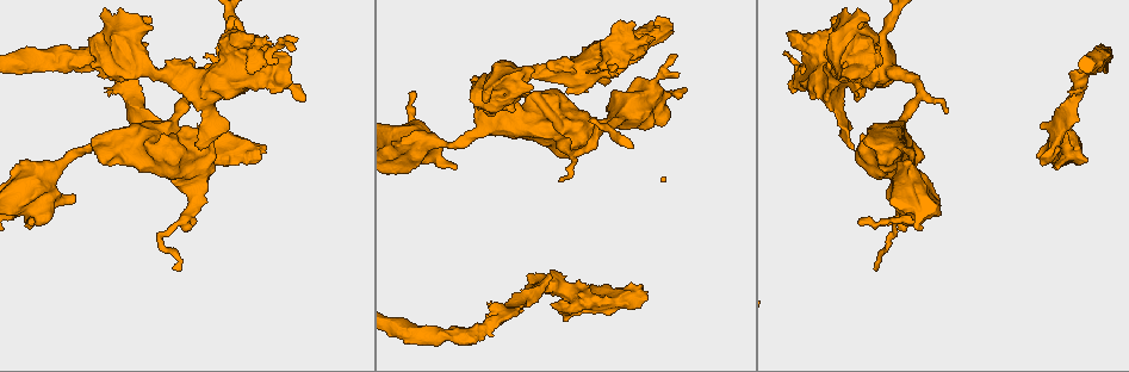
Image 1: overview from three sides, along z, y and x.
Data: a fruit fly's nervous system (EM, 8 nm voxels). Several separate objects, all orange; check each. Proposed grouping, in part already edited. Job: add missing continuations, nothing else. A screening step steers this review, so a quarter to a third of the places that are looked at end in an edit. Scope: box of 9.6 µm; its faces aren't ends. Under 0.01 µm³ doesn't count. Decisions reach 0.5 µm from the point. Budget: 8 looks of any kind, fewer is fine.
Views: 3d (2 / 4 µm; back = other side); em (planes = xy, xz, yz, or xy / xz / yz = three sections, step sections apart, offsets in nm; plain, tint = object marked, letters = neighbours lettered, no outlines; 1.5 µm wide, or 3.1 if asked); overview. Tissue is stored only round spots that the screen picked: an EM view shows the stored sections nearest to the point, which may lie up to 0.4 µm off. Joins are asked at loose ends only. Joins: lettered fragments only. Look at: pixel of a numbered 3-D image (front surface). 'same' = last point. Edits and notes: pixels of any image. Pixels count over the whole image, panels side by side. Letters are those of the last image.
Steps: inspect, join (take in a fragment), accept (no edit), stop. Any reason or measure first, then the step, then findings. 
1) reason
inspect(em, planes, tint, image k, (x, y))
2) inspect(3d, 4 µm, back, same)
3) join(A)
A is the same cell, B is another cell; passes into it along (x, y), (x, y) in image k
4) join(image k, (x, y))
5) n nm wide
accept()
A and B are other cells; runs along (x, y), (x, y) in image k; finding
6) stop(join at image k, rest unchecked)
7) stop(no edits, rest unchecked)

branch stops here
inspect(em, planes, letters, image 1, (72, 198))

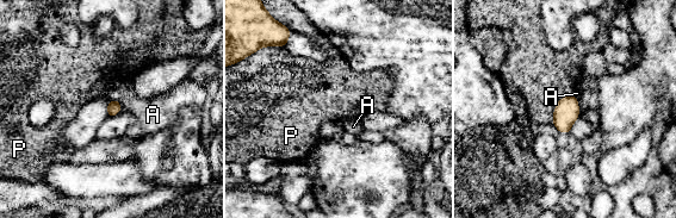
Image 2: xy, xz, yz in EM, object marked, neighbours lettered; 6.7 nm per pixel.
accept()
A and P are other cells; no lettered fragment goes on from it

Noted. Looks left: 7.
an open end
inspect(em, xz, step 4, letters, image 1, (1045, 154))

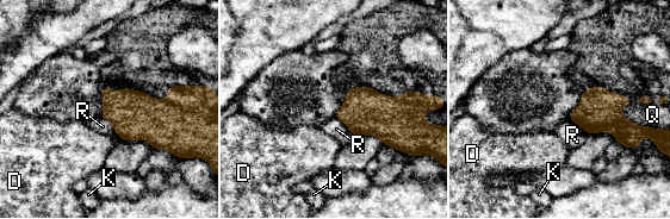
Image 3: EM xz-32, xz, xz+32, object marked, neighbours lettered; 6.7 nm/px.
accept()
D, K, Q and R are other cells; border along (101, 118), (111, 123), (121, 139) in image 3; no lettered fragment goes on from it

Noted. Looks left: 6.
inspect(3d, 2 µm, image 1, (174, 267))

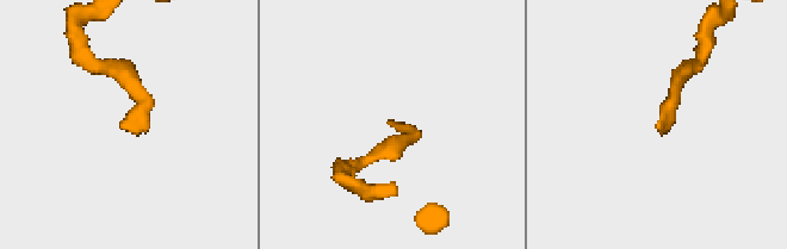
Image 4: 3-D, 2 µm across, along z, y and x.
shape alone is not enough
inspect(em, planes, letters, image 4, (391, 122))

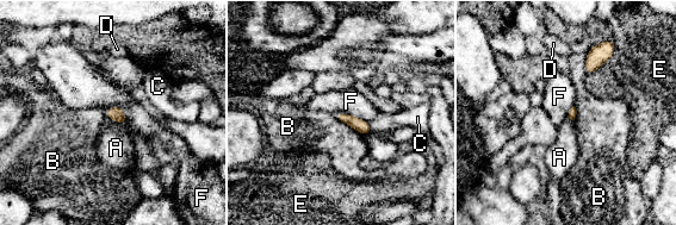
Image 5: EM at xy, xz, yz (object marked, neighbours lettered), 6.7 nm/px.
accept()
A, B, C, D, E and F are other cells; border along (335, 114), (351, 114), (367, 123) in image 5; none of them fits

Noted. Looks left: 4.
stop(no edits, rest unchecked)

